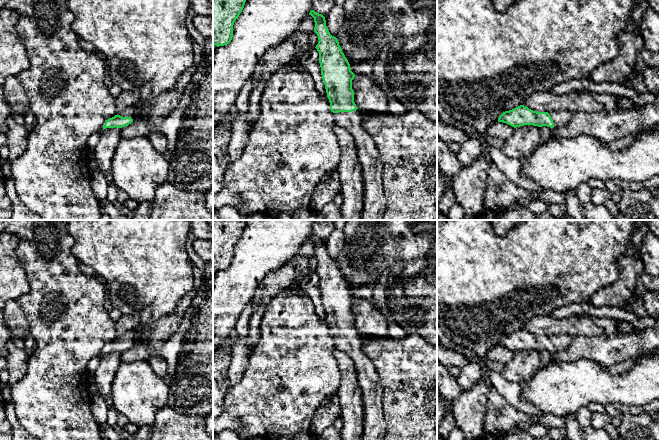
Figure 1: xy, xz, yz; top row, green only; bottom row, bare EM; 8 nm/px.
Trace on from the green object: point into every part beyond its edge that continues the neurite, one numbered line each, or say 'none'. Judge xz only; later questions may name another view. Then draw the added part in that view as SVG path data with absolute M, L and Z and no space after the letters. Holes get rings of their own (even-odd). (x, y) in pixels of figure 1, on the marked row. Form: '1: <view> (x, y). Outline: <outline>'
1: xz (374, 205). Outline: M360 110L335 113L337 125L347 129L354 137L357 155L363 169L364 202L361 220L381 220L386 209L383 193L383 165L372 137L362 128Z

